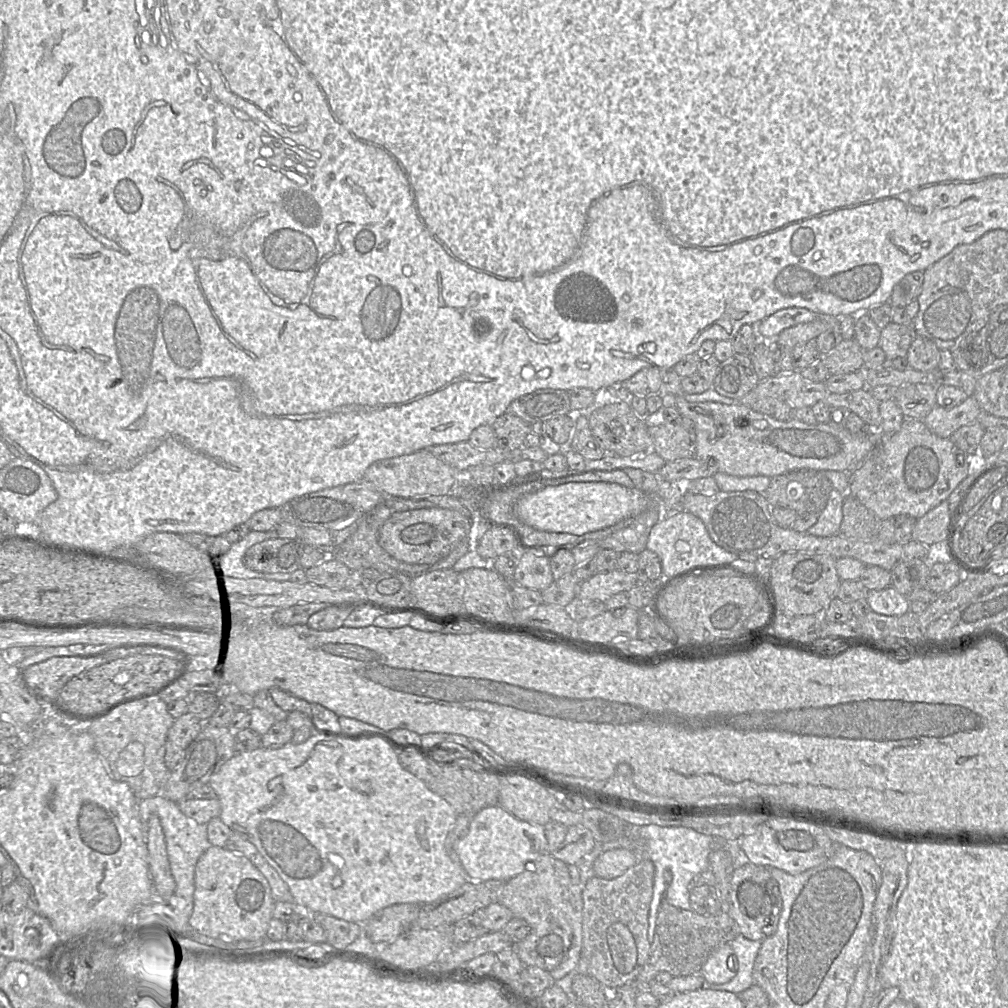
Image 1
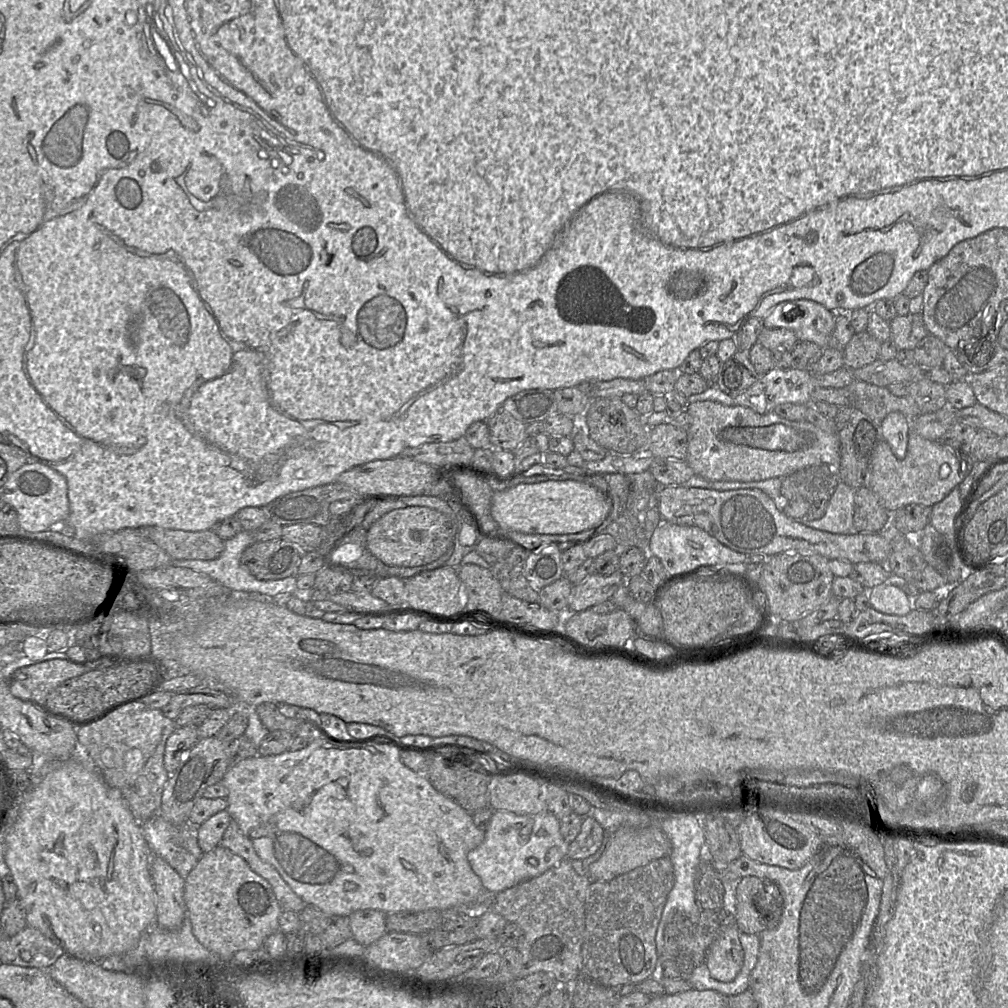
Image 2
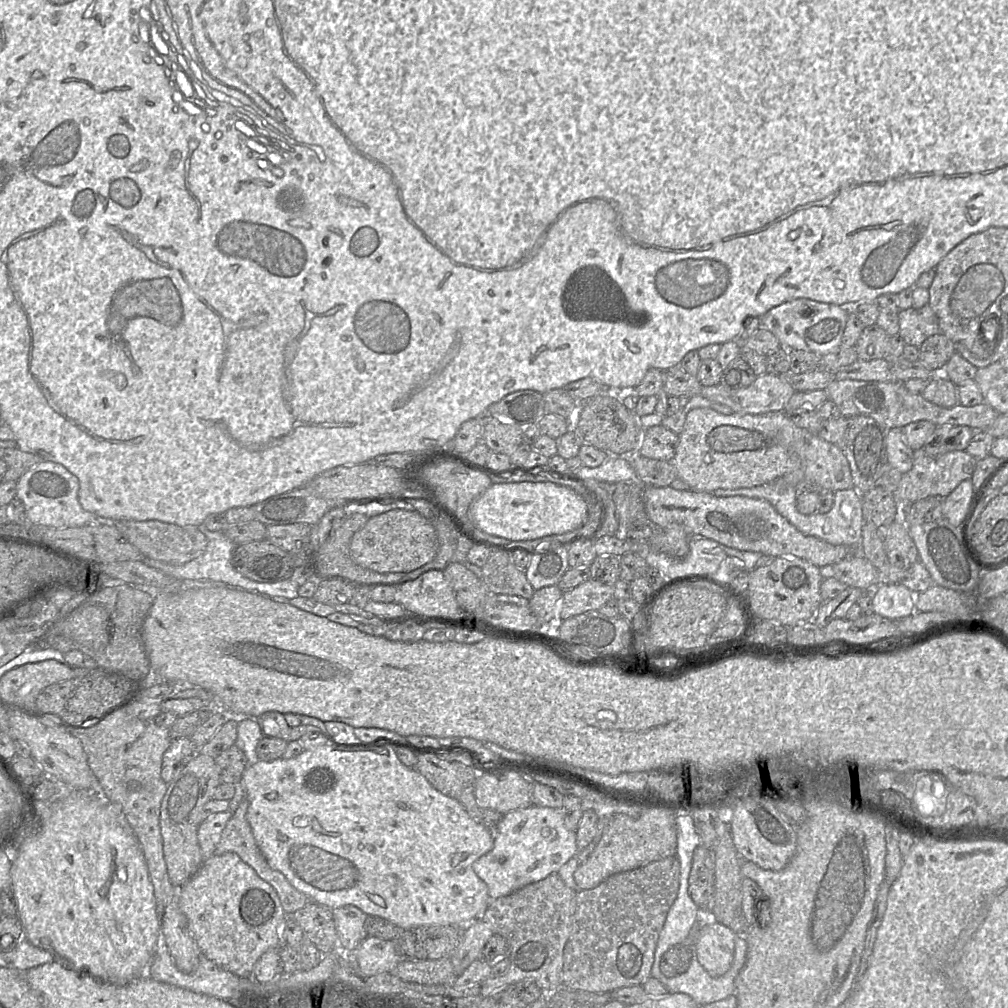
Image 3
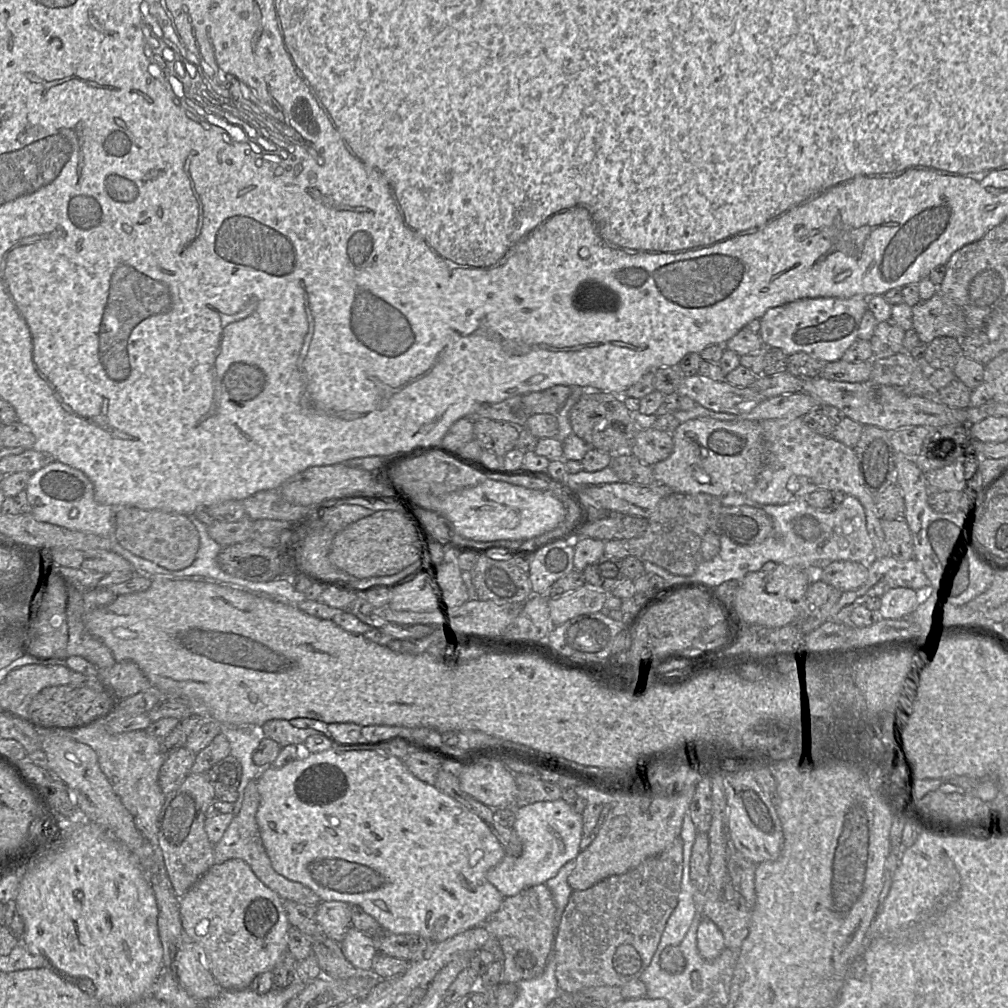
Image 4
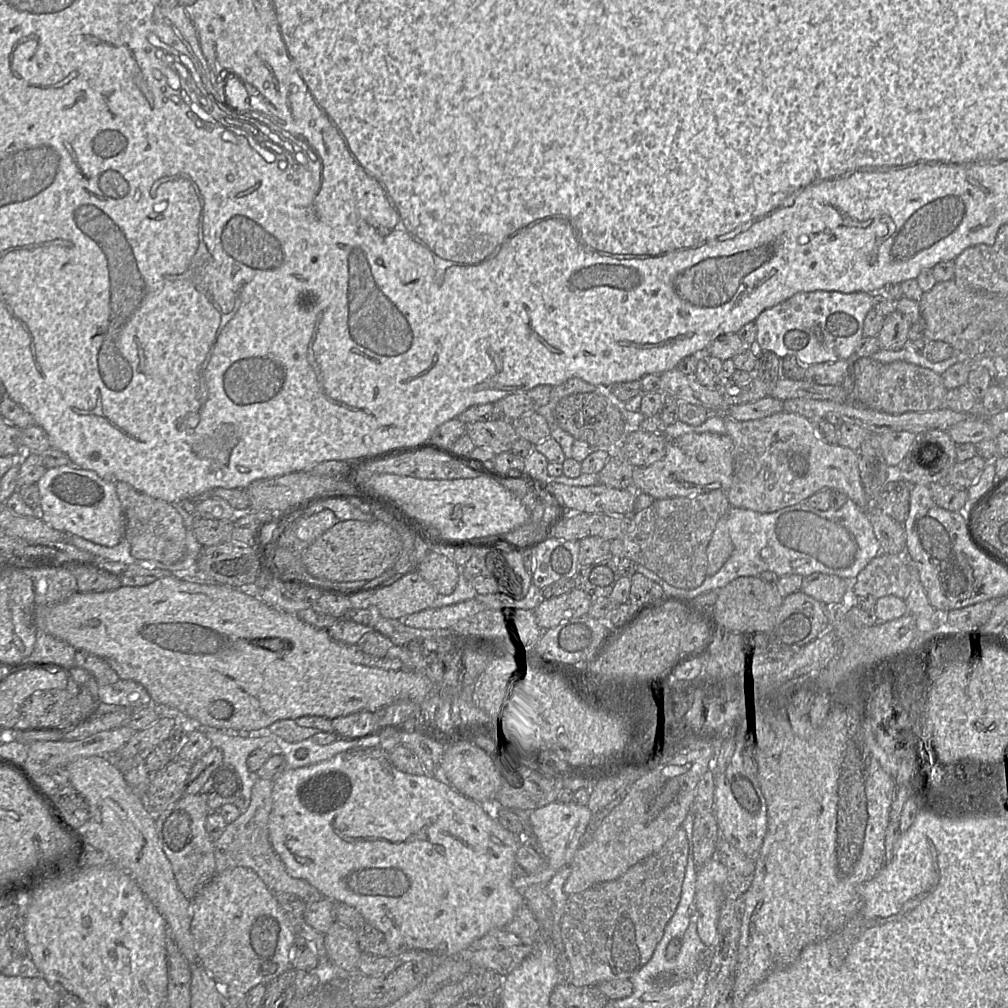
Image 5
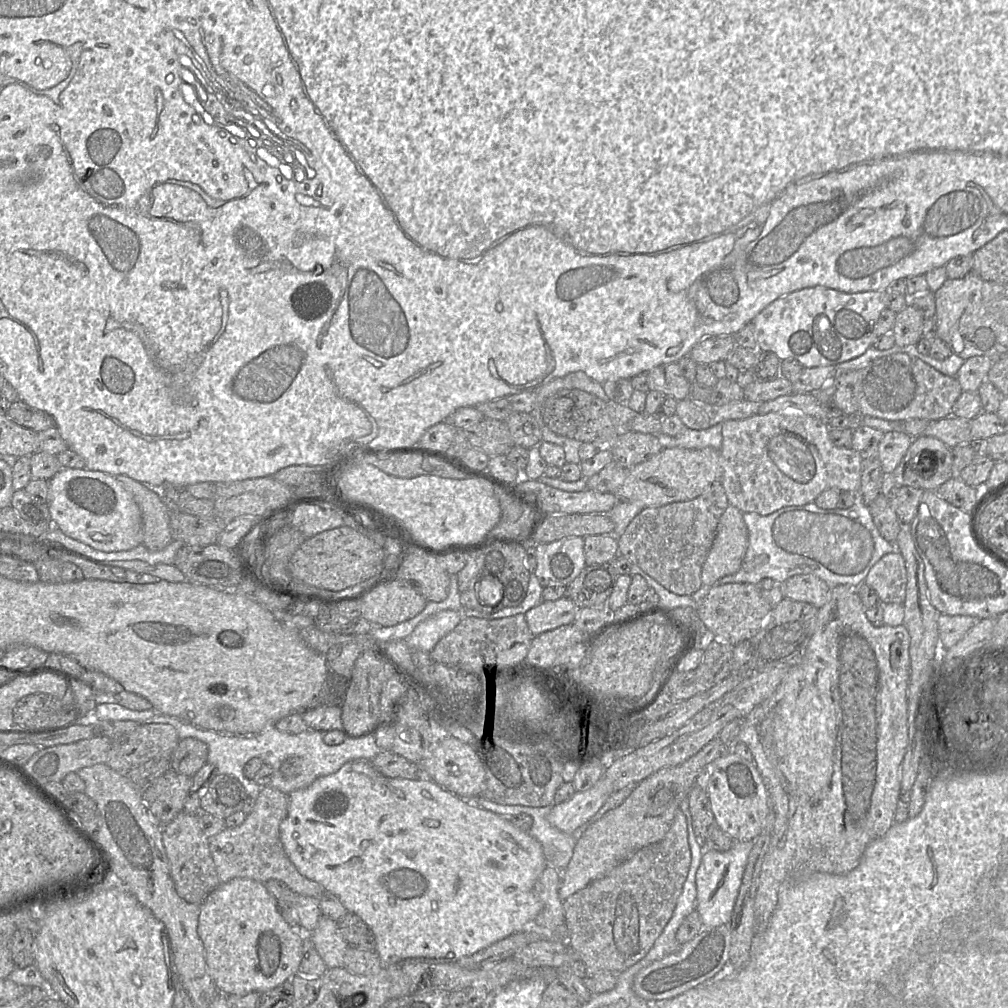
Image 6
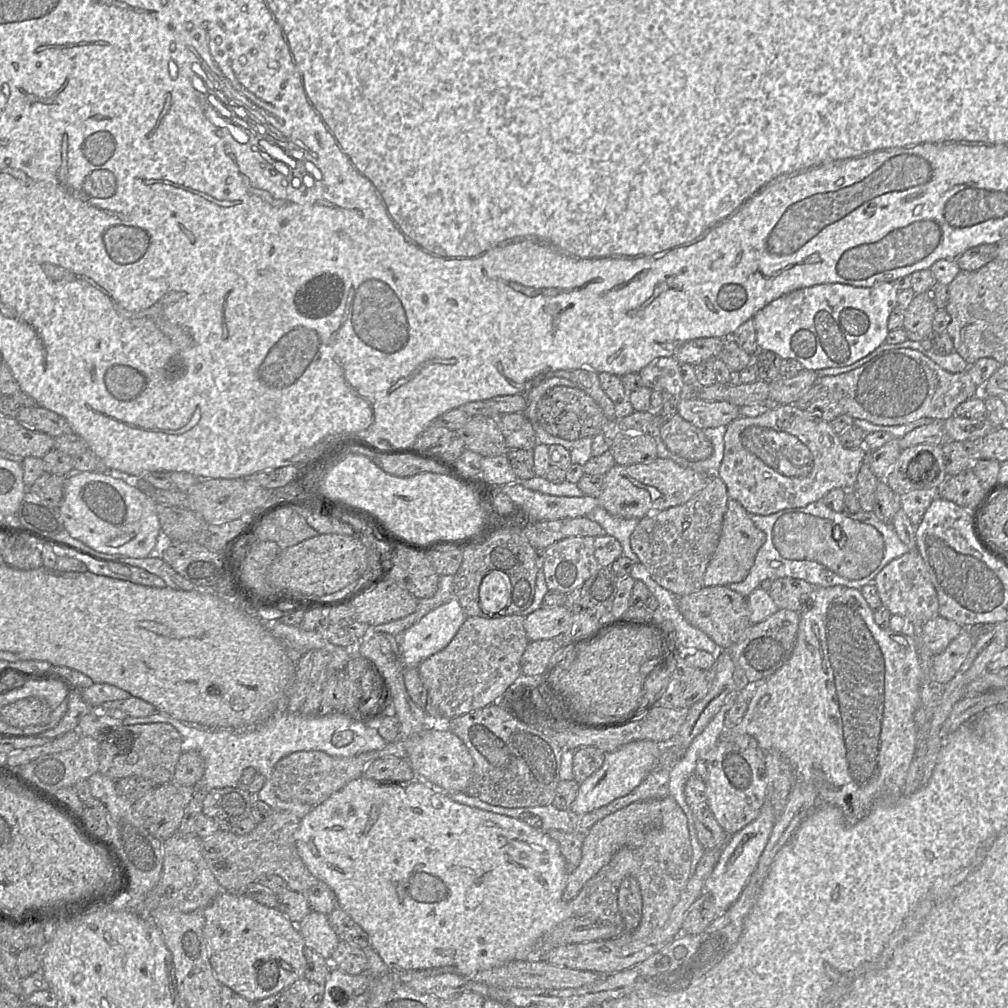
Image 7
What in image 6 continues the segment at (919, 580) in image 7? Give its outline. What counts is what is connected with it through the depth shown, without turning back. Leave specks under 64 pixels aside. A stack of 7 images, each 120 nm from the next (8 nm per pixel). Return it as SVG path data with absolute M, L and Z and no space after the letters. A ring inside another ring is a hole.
M898 550L884 555L868 572L864 583L879 597L880 603L902 604L905 600L907 574Z

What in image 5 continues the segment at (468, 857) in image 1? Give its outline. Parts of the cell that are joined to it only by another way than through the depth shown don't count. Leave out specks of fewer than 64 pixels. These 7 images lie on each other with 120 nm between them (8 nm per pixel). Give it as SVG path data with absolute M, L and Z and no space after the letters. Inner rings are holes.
M554 801L534 810L530 817L532 833L537 840L538 850L545 859L545 867L532 874L517 872L512 880L513 886L523 891L533 884L547 885L560 869L571 866L574 854L580 847L580 839L591 819L592 812L587 805L579 805L574 801L568 803Z

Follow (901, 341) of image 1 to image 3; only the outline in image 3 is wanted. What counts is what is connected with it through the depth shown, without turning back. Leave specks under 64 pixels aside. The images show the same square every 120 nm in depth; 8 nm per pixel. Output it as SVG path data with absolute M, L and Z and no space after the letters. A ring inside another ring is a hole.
M928 304L922 308L900 310L898 318L898 334L906 345L919 348L927 338L940 333L938 317Z

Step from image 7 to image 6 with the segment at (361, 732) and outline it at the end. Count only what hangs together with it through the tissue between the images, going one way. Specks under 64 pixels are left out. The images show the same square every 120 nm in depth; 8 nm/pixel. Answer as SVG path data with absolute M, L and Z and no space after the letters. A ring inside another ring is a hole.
M155 711L154 715L140 724L161 723L171 725L177 732L180 740L184 738L196 738L204 742L208 747L207 762L214 765L218 773L228 774L238 779L244 787L247 797L257 799L262 786L253 779L244 775L244 765L252 758L259 757L262 761L273 768L273 777L268 785L282 791L285 794L309 787L316 779L337 772L345 763L365 759L372 760L382 750L376 744L375 733L368 733L360 737L347 736L338 745L327 745L323 740L323 732L308 729L299 734L290 734L279 731L274 725L269 726L264 731L248 738L227 737L220 732L203 729L199 726L191 725L186 720L169 716ZM289 757L302 758L302 772L294 777L285 777L281 770L281 764Z

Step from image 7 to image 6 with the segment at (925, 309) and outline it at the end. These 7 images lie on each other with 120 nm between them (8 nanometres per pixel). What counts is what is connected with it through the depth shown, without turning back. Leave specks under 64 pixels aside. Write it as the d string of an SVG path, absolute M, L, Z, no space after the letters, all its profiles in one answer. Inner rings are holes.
M910 304L897 313L891 331L895 345L915 345L921 338L924 321L923 312Z

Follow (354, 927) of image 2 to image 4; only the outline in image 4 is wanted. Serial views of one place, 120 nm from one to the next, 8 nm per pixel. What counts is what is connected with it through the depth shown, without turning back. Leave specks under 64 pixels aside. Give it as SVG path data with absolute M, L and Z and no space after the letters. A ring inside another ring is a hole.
M321 901L317 905L316 920L327 937L341 943L351 926L351 907L342 901Z

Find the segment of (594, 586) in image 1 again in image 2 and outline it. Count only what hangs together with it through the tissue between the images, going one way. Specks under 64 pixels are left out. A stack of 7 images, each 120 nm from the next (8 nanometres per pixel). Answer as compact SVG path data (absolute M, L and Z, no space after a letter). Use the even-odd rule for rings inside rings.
M619 571L608 576L599 574L588 576L572 586L568 612L581 612L609 600L624 583L626 579Z

